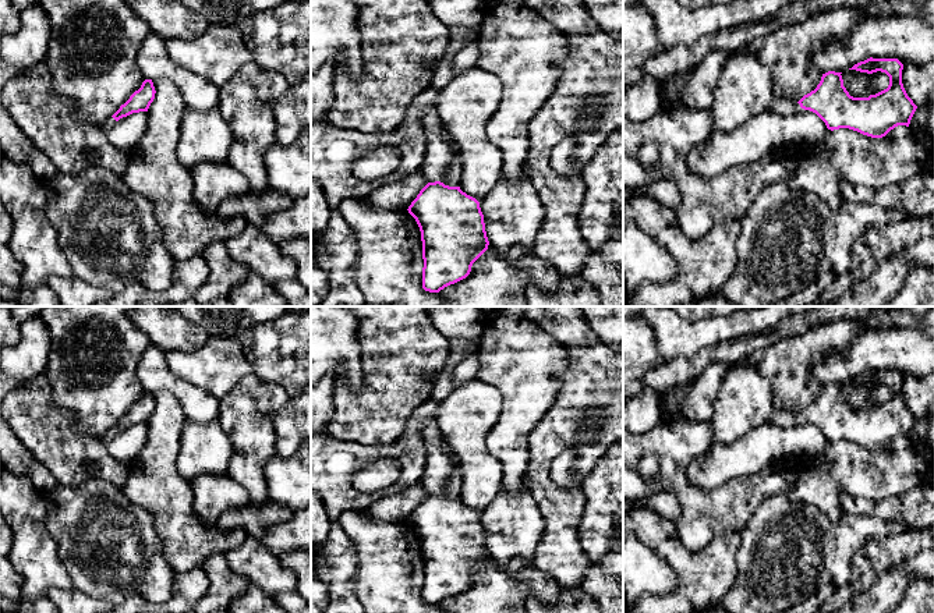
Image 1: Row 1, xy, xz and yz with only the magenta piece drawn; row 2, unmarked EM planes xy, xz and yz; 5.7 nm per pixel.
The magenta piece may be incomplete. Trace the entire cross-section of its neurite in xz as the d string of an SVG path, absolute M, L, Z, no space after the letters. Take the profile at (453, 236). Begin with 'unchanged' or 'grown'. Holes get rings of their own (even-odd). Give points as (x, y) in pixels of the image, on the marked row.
grown | M436 107L421 118L427 132L428 150L422 162L428 184L408 206L422 241L422 288L439 293L466 279L473 263L488 249L484 215L480 202L460 187L439 180L449 169L452 150L441 134Z

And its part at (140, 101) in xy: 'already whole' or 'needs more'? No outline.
needs more

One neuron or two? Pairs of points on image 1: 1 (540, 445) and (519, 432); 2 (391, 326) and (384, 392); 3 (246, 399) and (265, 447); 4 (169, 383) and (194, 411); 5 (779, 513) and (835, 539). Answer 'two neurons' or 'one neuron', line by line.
1: two neurons
2: one neuron
3: one neuron
4: one neuron
5: one neuron

